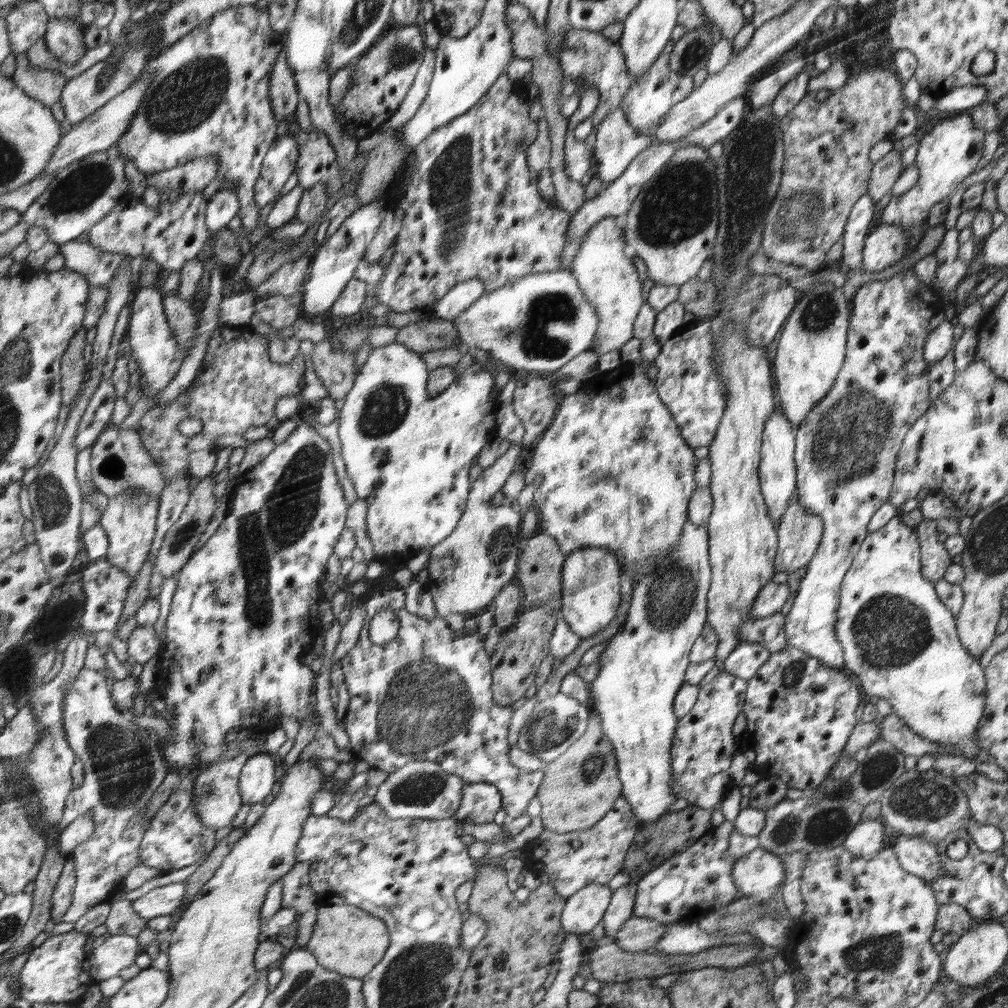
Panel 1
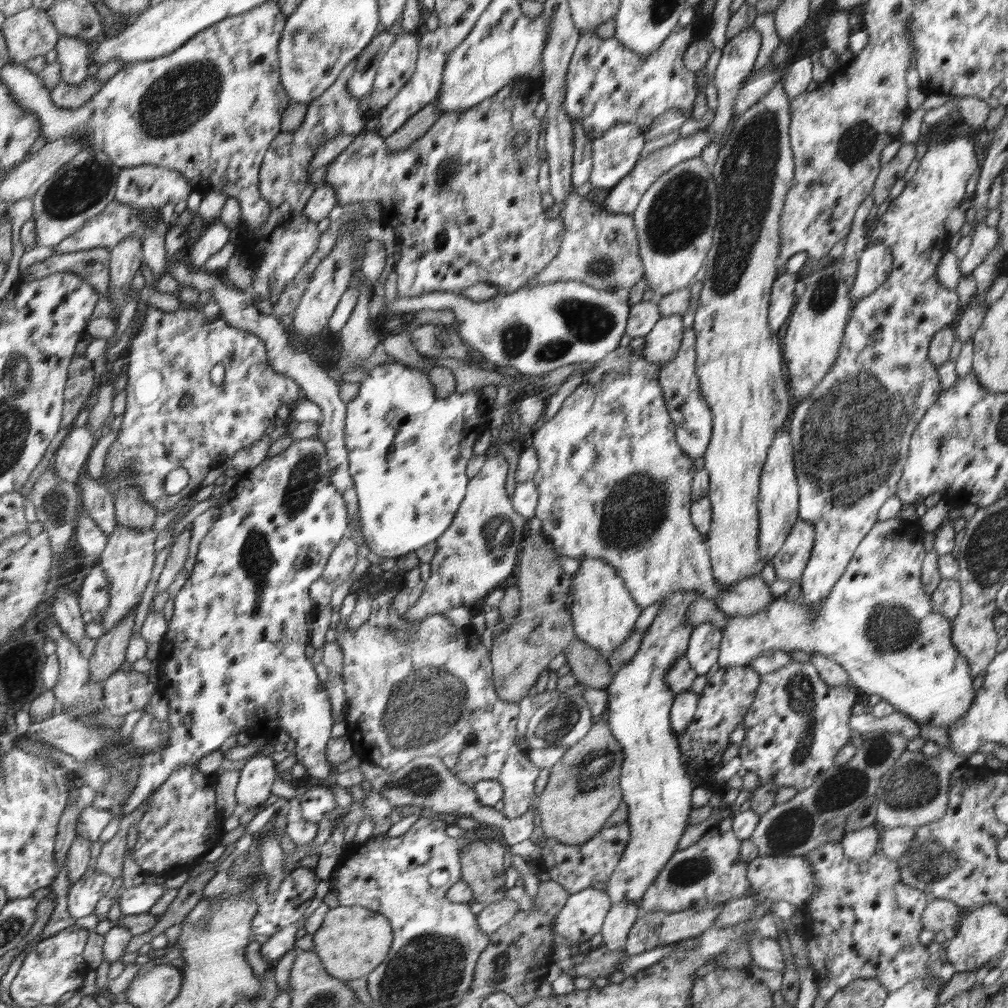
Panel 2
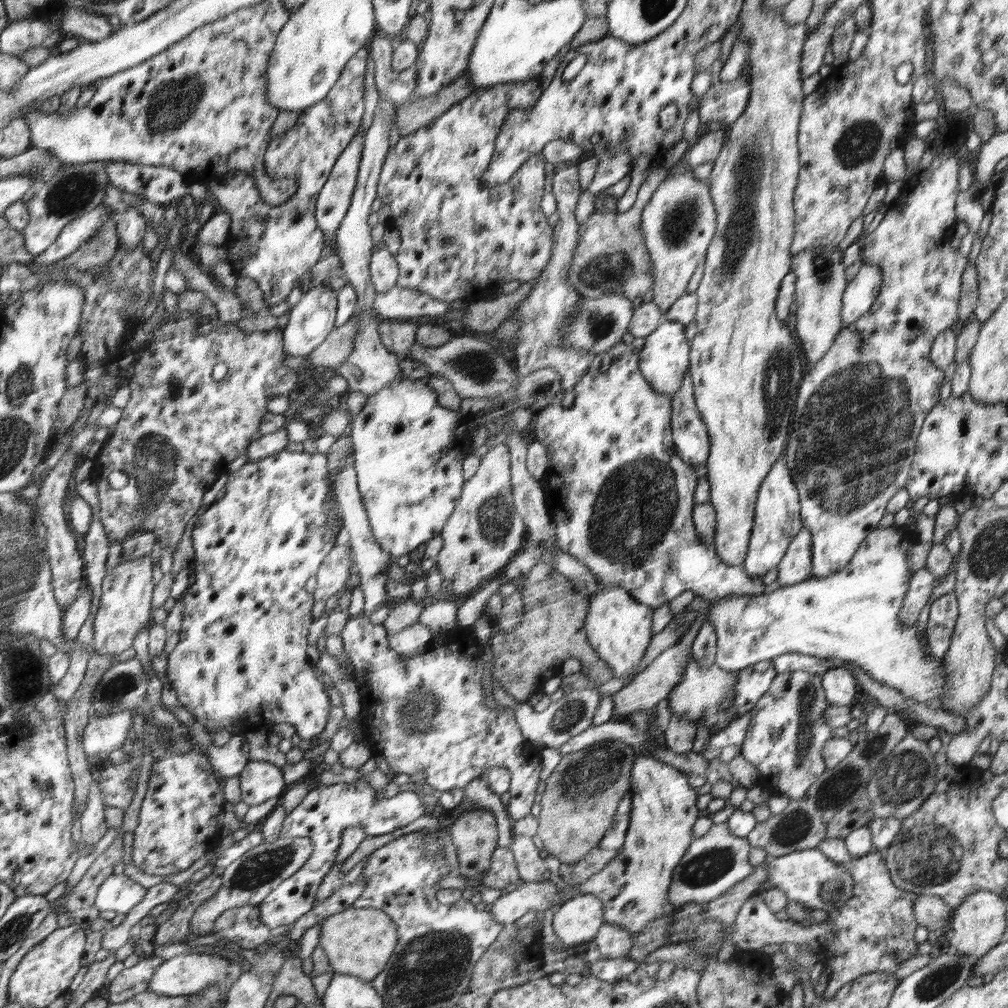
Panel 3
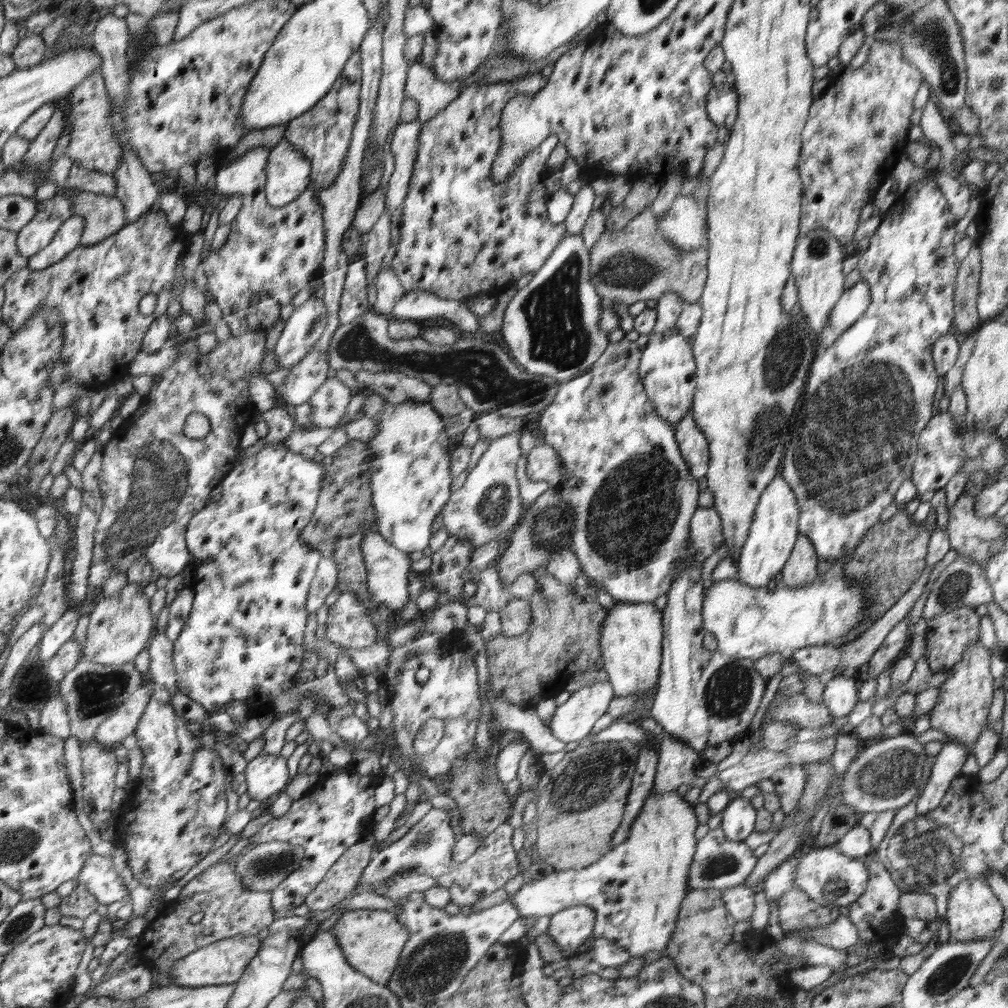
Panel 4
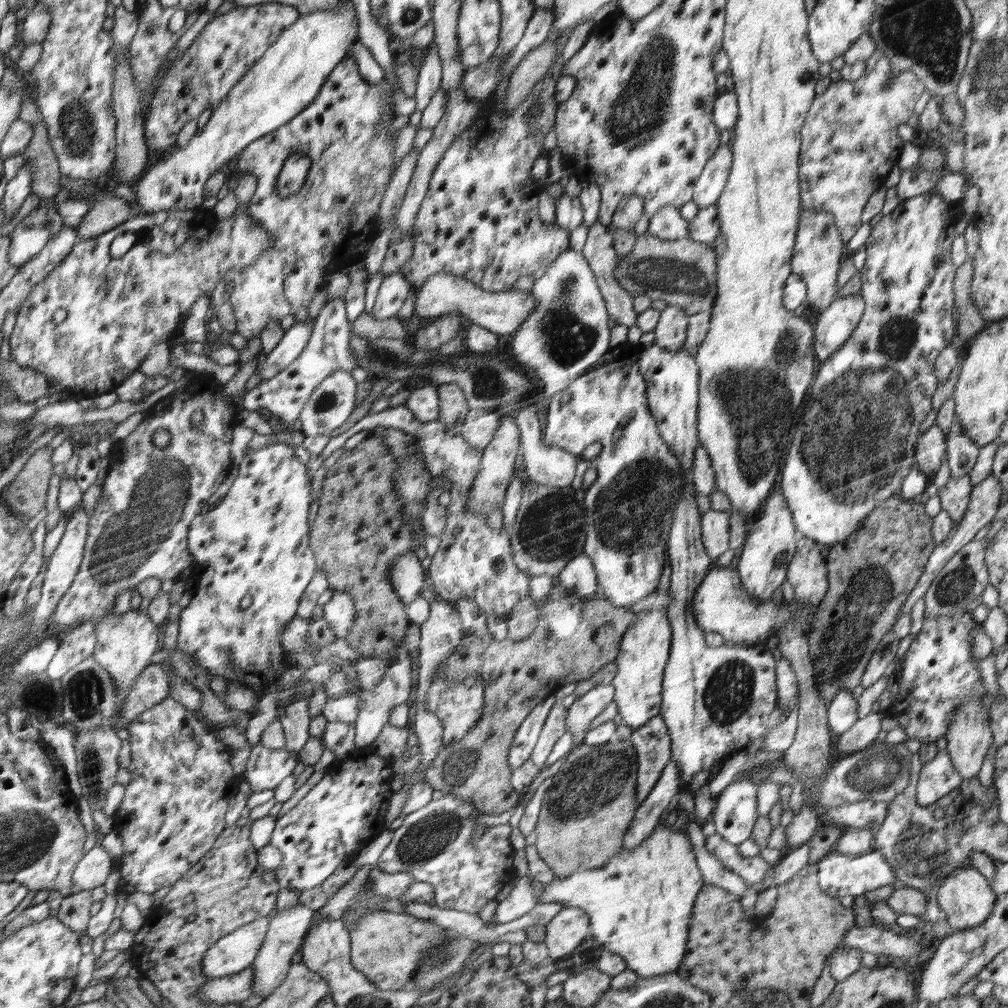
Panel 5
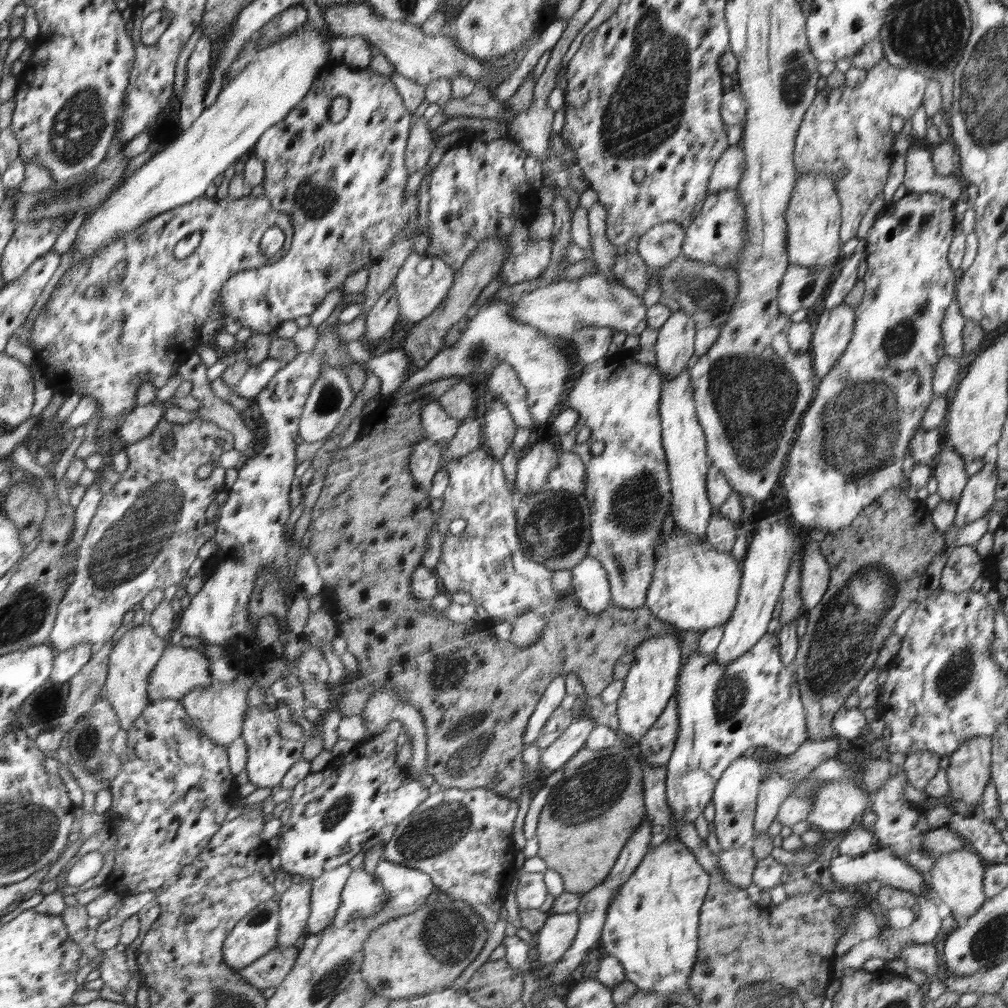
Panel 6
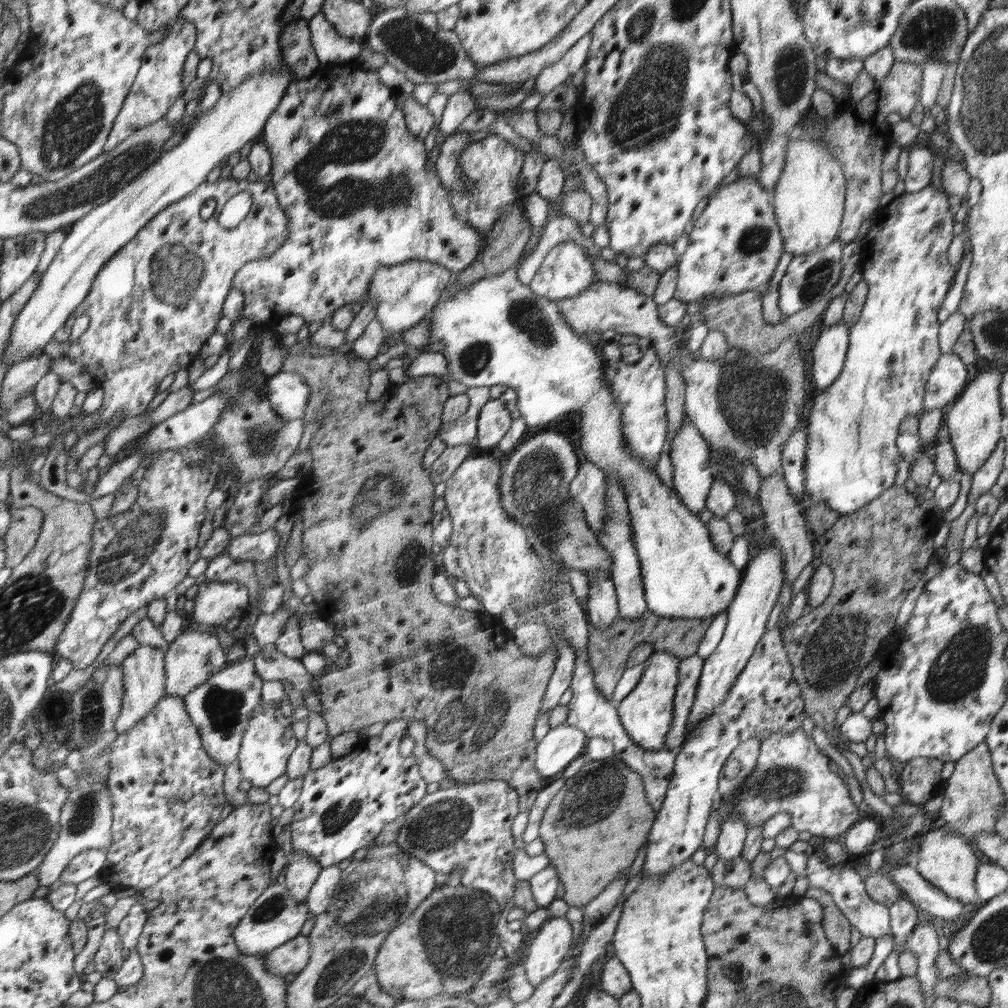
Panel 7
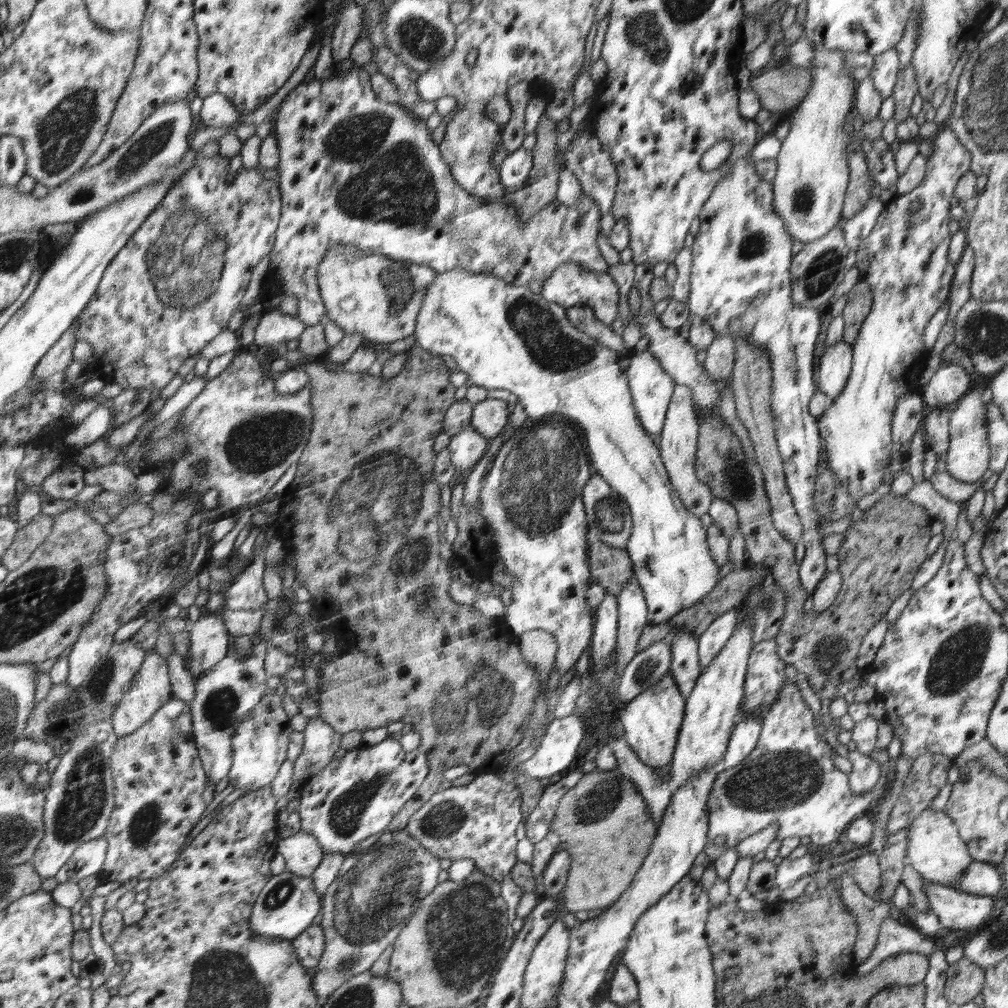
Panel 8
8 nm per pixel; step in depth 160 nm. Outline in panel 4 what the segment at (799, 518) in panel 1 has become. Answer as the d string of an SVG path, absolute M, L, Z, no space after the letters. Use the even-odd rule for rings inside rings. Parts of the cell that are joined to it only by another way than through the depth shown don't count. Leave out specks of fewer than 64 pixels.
M800 536L782 571L782 586L799 587L812 582L818 576L818 559L813 542L806 536Z

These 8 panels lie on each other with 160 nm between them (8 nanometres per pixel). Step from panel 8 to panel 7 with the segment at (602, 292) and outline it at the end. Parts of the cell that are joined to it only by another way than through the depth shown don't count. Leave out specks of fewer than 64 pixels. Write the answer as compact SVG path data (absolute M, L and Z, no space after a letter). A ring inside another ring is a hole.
M565 240L555 244L544 257L540 268L536 271L529 287L534 293L557 301L566 297L579 295L590 283L593 283L594 269L592 263L582 252L582 248L574 241Z

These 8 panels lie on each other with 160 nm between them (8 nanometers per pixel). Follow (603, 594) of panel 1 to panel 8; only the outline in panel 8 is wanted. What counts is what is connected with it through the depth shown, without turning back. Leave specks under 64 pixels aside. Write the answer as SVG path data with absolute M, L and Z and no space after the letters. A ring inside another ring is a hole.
M668 671L648 692L627 702L619 711L617 720L622 737L633 748L642 761L650 767L664 767L672 763L677 746L677 738L681 732L685 704L688 702L681 694L681 688Z

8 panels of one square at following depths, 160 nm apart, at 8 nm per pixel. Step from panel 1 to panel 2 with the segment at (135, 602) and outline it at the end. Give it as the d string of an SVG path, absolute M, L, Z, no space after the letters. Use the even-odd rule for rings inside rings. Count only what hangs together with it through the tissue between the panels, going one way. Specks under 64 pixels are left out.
M129 612L120 623L99 639L95 655L91 658L93 681L104 681L118 670L125 660L136 612Z

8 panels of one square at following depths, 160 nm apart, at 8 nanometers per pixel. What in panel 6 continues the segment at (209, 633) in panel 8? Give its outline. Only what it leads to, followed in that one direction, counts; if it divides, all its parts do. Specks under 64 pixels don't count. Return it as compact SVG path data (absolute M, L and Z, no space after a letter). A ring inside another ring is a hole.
M170 645L165 650L165 654L161 656L160 662L156 666L156 670L152 672L152 678L149 680L149 698L151 702L164 700L164 699L182 699L184 696L196 689L206 689L213 685L216 680L212 679L210 674L210 664L212 660L209 660L201 651L201 646L198 648L185 648L182 645Z

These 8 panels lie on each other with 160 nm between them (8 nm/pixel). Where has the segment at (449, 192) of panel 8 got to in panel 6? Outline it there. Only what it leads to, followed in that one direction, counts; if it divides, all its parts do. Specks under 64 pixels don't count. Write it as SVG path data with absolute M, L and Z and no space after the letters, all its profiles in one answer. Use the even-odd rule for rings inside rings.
M331 64L320 73L322 80L313 84L314 92L309 92L286 119L265 131L254 147L254 156L264 163L264 196L274 211L290 219L293 239L291 248L278 262L233 274L219 292L225 314L237 318L242 327L250 328L252 335L273 334L284 320L310 316L324 296L336 286L344 285L350 274L362 269L370 270L384 250L392 247L394 235L402 227L409 226L411 240L418 235L415 230L419 200L416 194L405 198L410 176L405 165L405 148L411 131L411 114L404 106L402 95L388 77L371 69ZM338 96L348 98L349 110L340 122L332 122L328 109Z

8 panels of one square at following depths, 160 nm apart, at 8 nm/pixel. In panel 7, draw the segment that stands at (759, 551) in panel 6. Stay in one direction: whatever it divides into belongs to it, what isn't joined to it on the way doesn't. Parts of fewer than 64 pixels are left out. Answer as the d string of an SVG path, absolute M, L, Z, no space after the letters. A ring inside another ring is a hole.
M766 546L744 568L736 598L733 599L727 610L727 625L723 637L715 651L704 659L696 697L687 720L685 740L701 720L709 717L711 712L730 696L730 690L734 688L734 681L740 676L756 650L757 644L765 635L766 622L778 600L780 590L783 590L782 554L776 546Z

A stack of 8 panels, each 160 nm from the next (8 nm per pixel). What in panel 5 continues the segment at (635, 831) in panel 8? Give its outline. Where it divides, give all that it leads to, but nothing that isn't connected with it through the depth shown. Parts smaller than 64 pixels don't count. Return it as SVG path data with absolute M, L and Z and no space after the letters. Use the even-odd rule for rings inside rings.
M614 739L596 746L581 744L569 752L560 770L552 776L552 785L544 794L534 830L539 857L556 876L565 877L578 871L603 867L624 847L624 836L638 808L637 766L637 752L631 739Z

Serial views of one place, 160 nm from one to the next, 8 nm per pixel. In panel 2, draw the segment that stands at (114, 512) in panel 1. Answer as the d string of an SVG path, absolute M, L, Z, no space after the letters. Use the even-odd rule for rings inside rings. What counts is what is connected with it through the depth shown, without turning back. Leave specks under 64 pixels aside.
M116 525L107 538L106 551L102 556L101 567L106 571L109 582L109 605L102 623L104 635L120 623L129 614L134 604L139 604L142 592L150 580L150 572L154 566L154 540L156 534L150 529L131 529L124 525Z

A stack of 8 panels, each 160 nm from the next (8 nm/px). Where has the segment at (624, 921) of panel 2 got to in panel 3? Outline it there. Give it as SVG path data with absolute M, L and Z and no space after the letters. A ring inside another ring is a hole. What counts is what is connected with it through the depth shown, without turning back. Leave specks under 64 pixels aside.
M604 924L601 932L597 933L597 948L604 960L614 960L629 954L633 938L628 930L614 926L614 924Z

